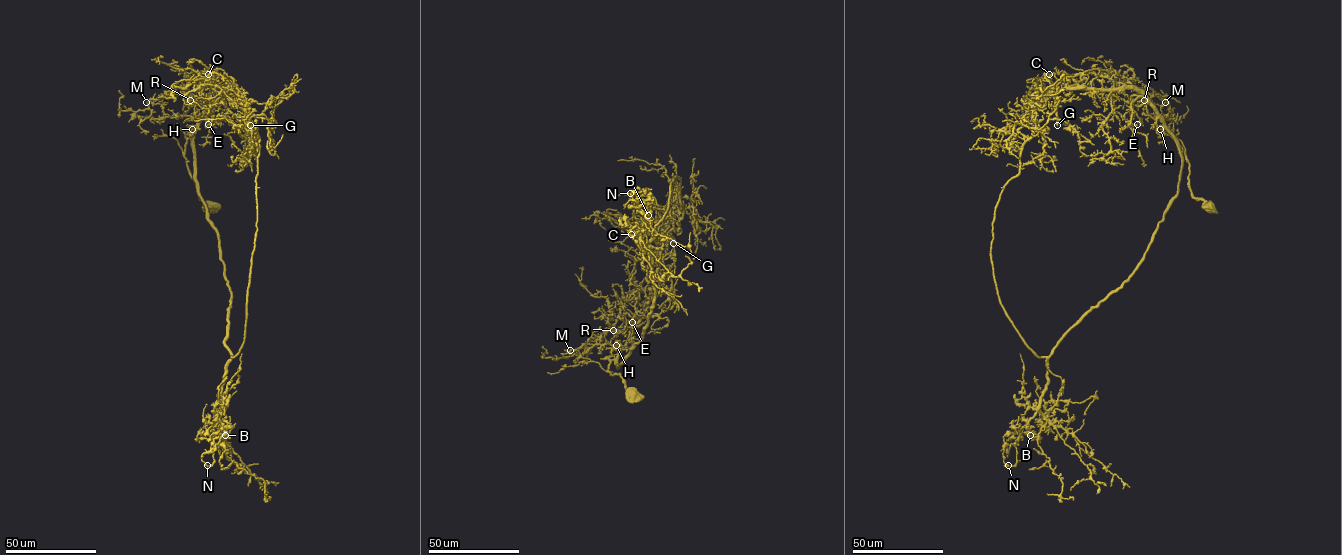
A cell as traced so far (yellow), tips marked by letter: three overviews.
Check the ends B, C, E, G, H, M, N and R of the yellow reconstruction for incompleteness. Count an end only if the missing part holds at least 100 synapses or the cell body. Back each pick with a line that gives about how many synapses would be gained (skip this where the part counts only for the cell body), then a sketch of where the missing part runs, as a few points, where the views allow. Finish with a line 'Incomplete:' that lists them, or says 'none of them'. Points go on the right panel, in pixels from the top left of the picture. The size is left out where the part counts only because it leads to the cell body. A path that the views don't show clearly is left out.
G: 450 synapses; course (1057, 125), (1055, 148), (1069, 161), (1103, 171), (1114, 165), (1127, 165), (1132, 167), (1135, 174)
Incomplete: G

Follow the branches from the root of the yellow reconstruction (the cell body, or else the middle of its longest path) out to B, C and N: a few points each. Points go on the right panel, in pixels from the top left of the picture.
B: (1208, 206), (1193, 196), (1174, 138), (1177, 195), (1139, 266), (1048, 358), (1030, 435)
C: (1208, 206), (1193, 196), (1184, 152), (1141, 93), (1132, 88), (1056, 89), (1046, 78), (1045, 72), (1049, 74)
N: (1208, 206), (1193, 196), (1174, 138), (1177, 195), (1139, 266), (1048, 358), (1046, 390), (1008, 465)

